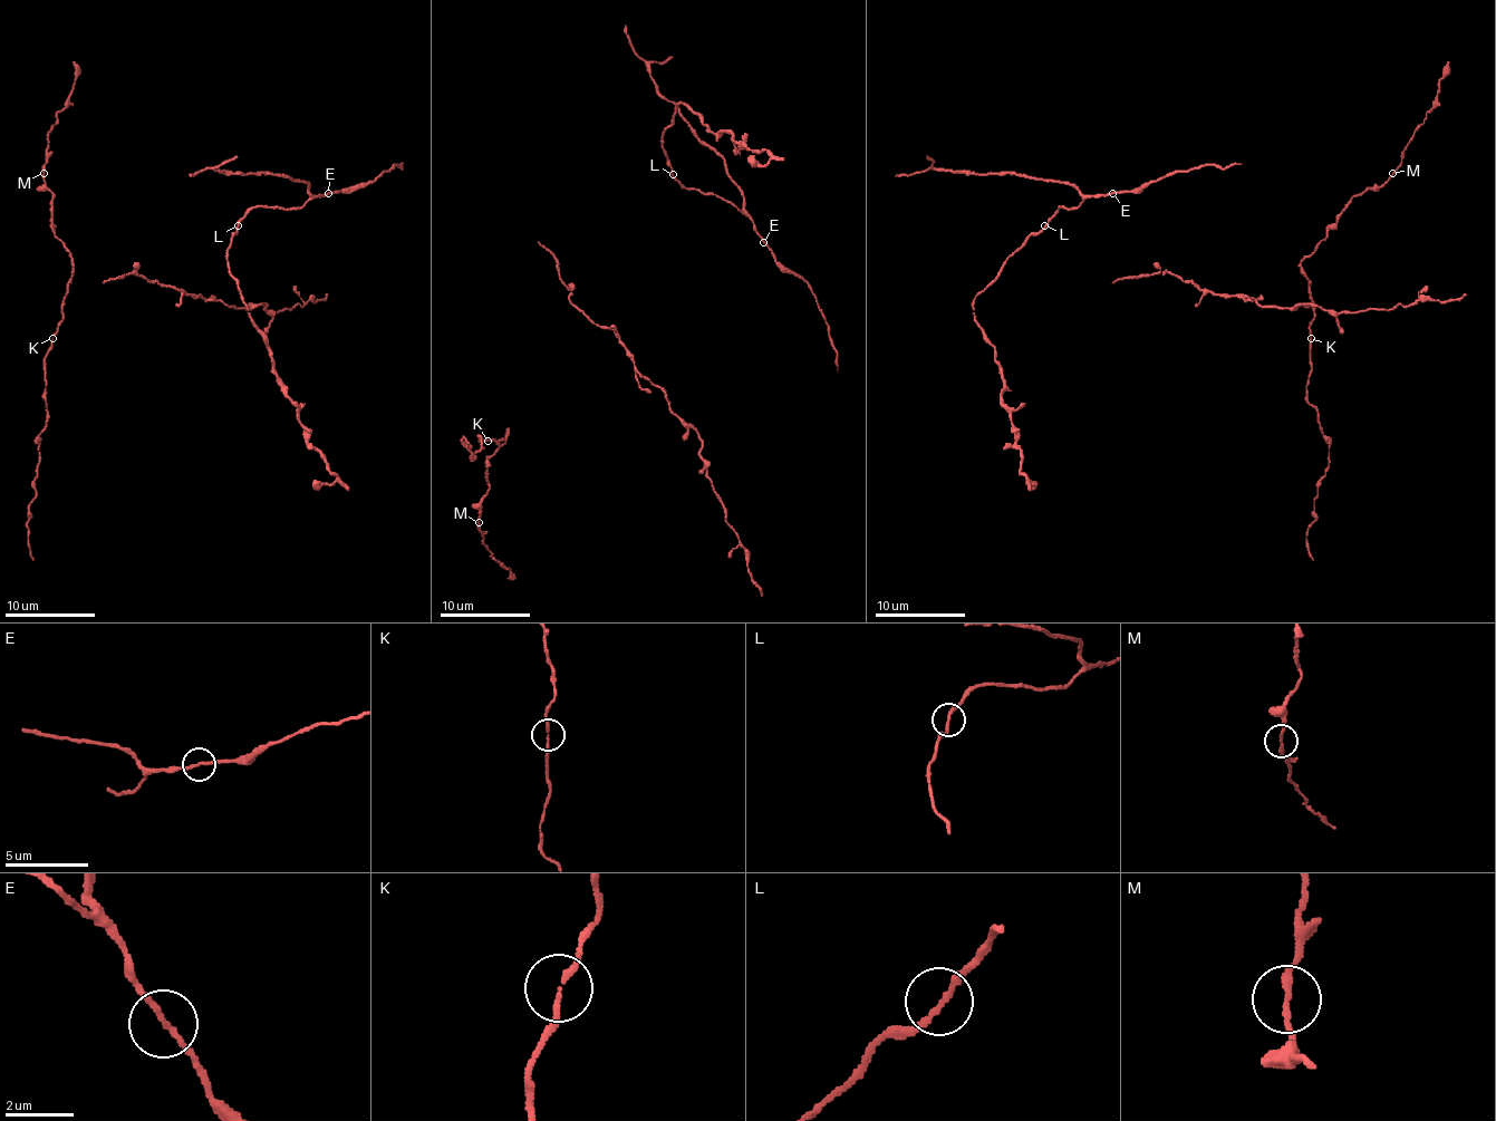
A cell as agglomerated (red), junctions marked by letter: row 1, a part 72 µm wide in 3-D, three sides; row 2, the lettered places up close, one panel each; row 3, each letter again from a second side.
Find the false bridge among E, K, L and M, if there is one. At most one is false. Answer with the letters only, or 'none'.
none

